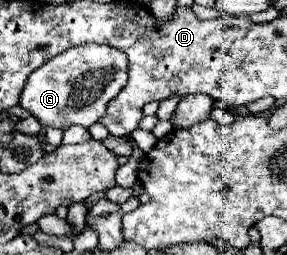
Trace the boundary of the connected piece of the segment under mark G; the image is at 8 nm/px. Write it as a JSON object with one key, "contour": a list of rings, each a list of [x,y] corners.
{"contour":[[[81,44],[37,68],[19,96],[19,106],[29,110],[41,126],[65,130],[73,124],[89,128],[105,114],[107,102],[117,96],[117,92],[125,86],[125,80],[127,56],[121,50],[105,44]]]}

